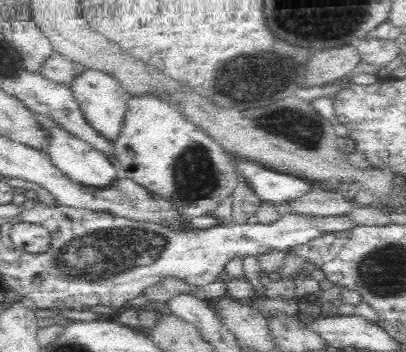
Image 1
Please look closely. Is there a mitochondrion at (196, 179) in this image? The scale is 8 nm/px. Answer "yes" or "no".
yes

